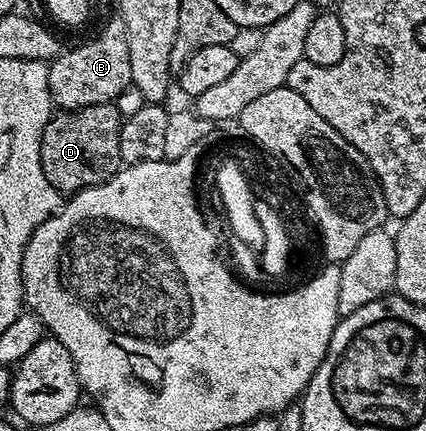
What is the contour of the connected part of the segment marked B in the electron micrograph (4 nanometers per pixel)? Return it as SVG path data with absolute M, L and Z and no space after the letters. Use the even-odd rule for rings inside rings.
M122 26L107 27L96 39L71 47L50 60L47 69L47 88L51 102L65 111L85 109L89 105L110 103L122 90L131 85L129 69L129 41Z

